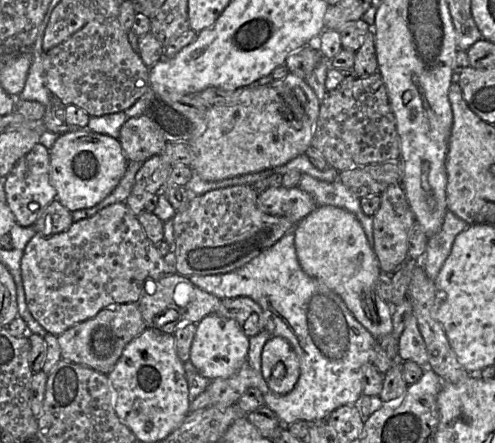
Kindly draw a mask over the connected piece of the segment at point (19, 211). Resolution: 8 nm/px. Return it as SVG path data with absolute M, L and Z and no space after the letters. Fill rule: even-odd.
M38 142L17 162L10 173L1 179L8 206L18 225L22 227L34 225L45 208L57 198L56 190L51 185L49 169L49 150Z

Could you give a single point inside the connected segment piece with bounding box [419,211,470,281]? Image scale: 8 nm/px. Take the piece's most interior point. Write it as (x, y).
(438, 247)

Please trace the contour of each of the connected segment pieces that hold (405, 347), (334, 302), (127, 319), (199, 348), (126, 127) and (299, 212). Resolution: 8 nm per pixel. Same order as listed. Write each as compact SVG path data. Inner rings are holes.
M411 315L400 336L398 361L413 361L421 367L428 368L428 353L424 339L419 331L417 319Z
M293 230L239 269L225 274L192 275L188 278L199 289L220 300L237 297L253 299L263 310L264 330L271 336L284 338L293 347L300 363L300 376L288 394L279 395L272 392L262 376L261 366L258 367L258 380L255 382L255 388L262 393L265 405L277 415L283 425L288 426L299 420L310 424L323 421L335 409L354 405L358 401L362 395L365 364L370 362L372 350L378 340L356 320L338 294L303 271L296 255Z
M113 304L95 317L69 328L57 337L57 341L63 360L106 375L114 368L125 347L146 328L137 304Z
M210 314L197 324L189 360L201 376L212 381L234 376L247 362L248 352L249 337L241 331L236 321Z
M145 114L128 118L120 129L119 142L128 161L143 163L161 154L168 143Z
M268 187L258 195L259 208L267 214L284 217L295 225L318 205L307 192L296 187Z

